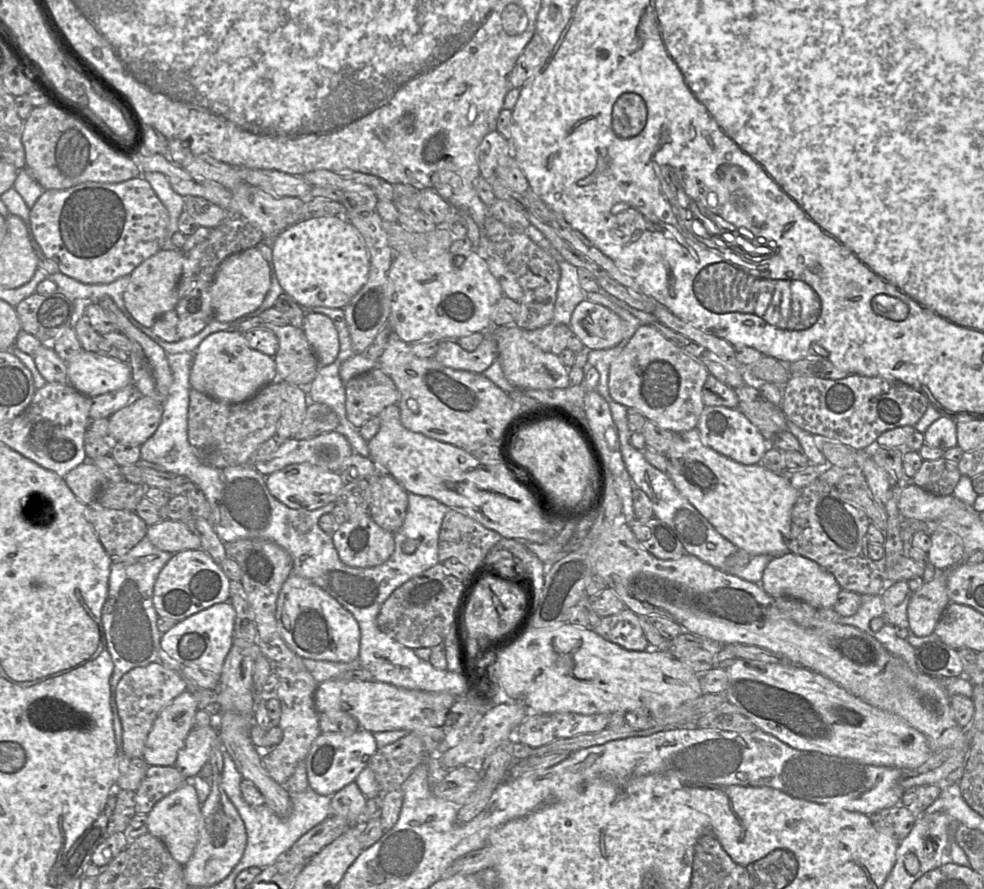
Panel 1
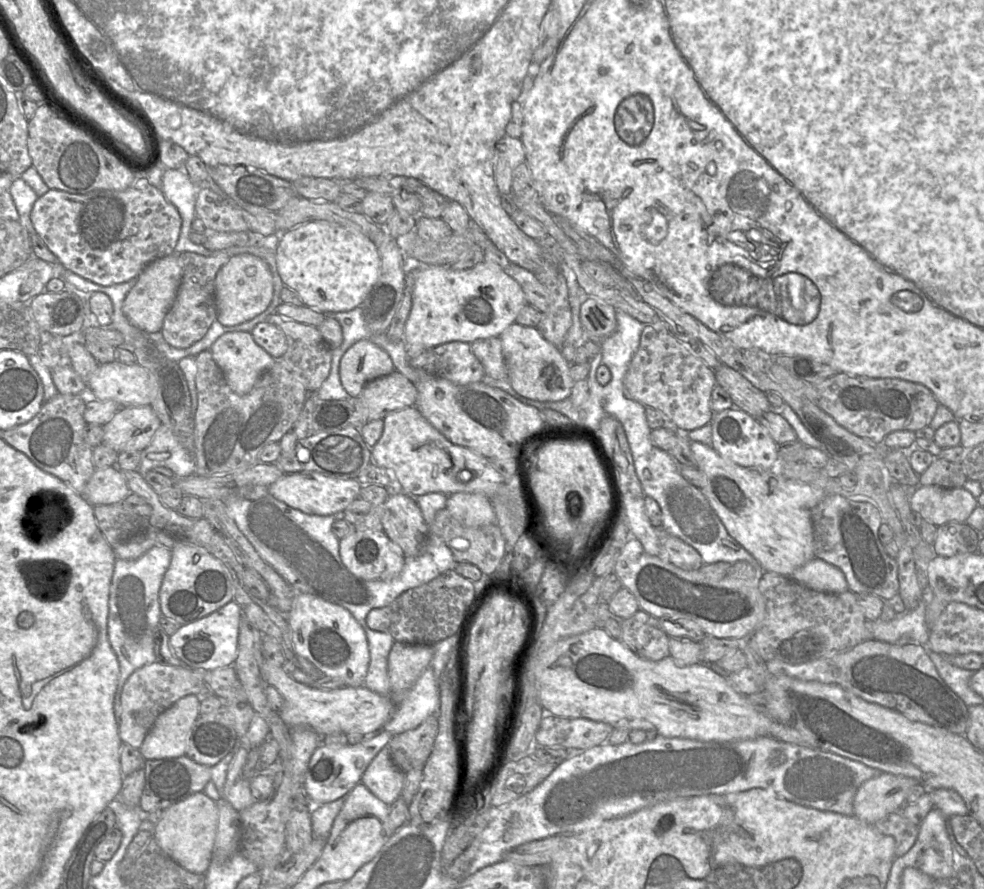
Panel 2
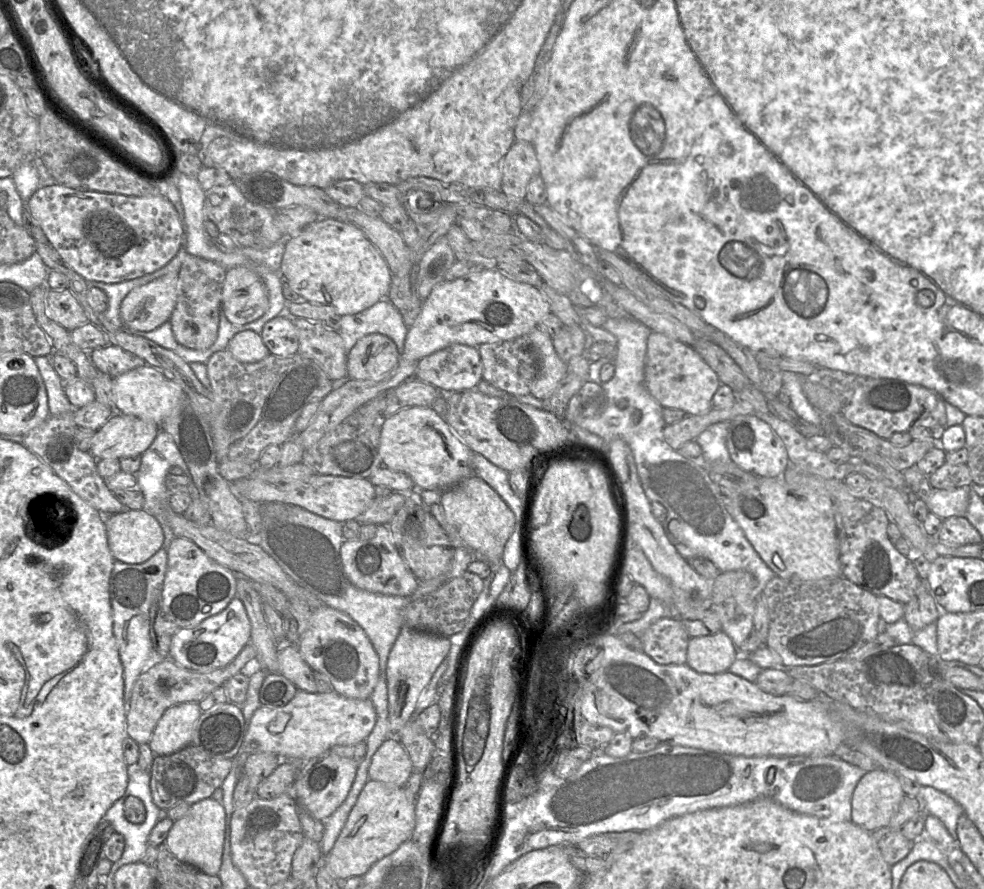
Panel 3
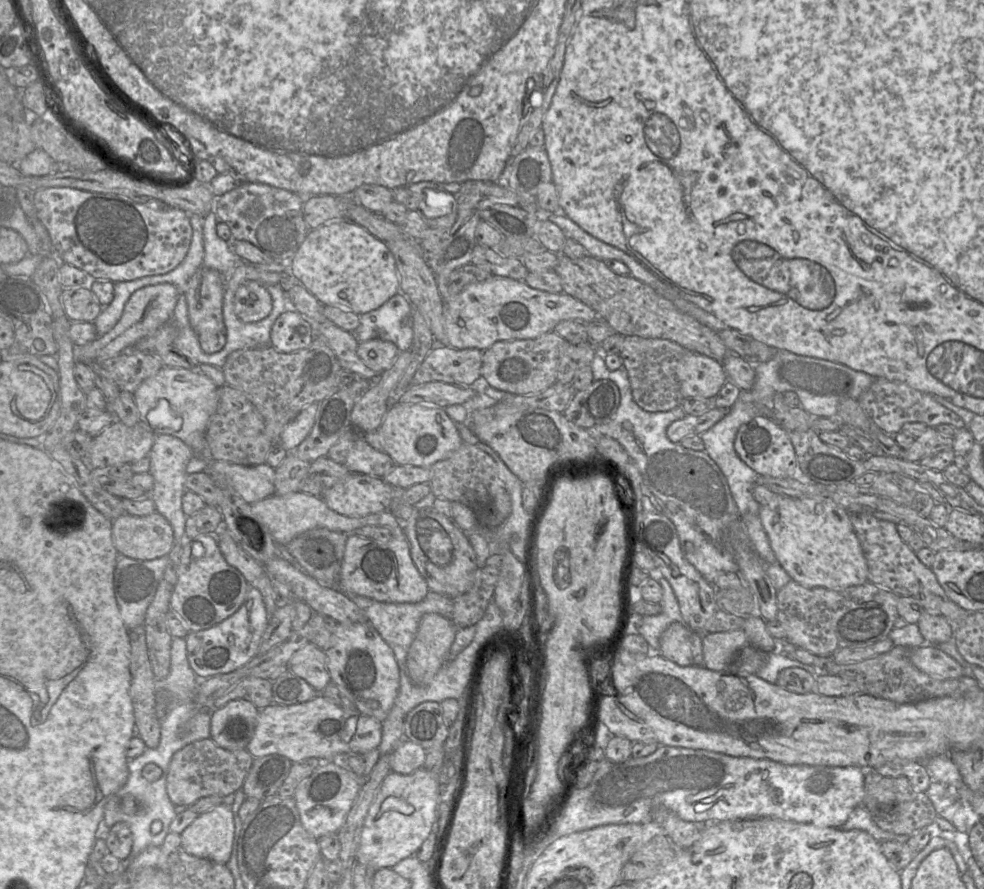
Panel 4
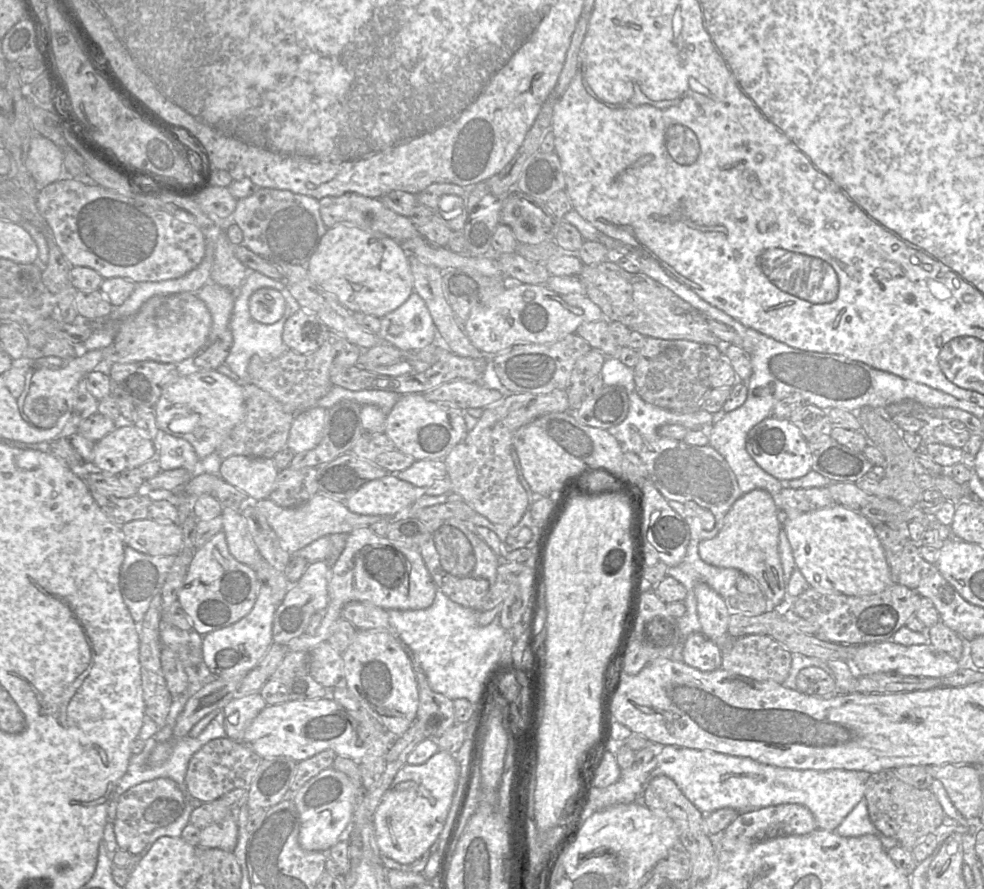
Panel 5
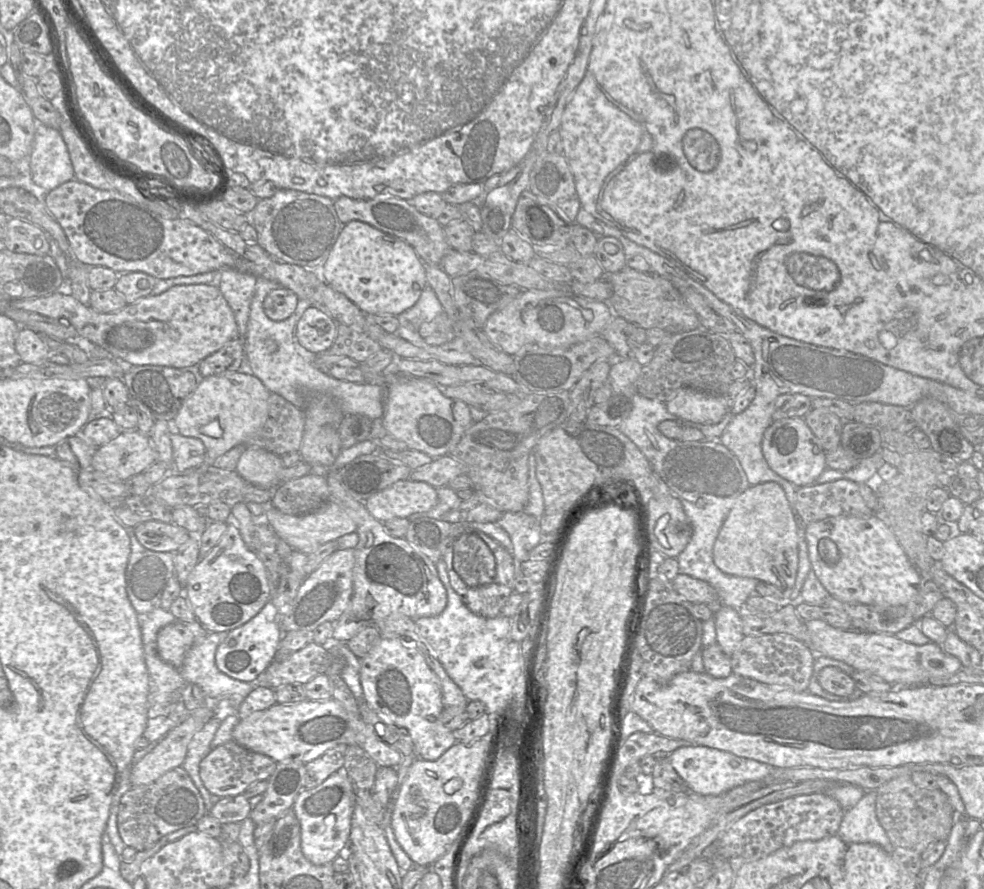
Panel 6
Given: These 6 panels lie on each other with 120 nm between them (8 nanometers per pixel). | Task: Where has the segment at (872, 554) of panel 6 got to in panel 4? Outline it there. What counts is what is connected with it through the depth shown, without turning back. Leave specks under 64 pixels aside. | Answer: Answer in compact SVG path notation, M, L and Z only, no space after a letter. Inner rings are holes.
M824 497L782 498L778 505L760 505L759 518L767 534L777 563L791 580L806 588L844 590L868 582L868 567L860 542L854 532L850 513Z

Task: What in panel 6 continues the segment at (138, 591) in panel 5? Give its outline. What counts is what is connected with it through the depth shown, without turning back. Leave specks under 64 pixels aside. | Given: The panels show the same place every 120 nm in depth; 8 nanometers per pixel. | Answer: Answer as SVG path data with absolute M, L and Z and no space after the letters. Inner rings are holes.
M133 527L124 528L130 540L130 556L125 570L126 591L132 607L141 618L159 606L163 590L174 574L174 553L145 548L136 538Z

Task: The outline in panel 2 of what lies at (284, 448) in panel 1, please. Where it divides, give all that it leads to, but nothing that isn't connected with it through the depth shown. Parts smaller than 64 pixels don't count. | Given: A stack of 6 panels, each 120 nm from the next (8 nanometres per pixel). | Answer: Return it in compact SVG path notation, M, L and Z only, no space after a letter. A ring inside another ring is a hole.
M345 427L310 434L300 440L291 453L281 454L273 464L284 474L319 472L331 478L356 479L371 463L371 448L364 442L360 429Z

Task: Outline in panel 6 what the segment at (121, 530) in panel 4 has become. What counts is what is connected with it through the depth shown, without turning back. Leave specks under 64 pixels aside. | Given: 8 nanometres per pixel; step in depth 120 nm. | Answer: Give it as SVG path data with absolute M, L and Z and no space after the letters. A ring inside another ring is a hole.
M157 520L138 524L134 533L145 548L156 552L175 553L190 537L186 529Z

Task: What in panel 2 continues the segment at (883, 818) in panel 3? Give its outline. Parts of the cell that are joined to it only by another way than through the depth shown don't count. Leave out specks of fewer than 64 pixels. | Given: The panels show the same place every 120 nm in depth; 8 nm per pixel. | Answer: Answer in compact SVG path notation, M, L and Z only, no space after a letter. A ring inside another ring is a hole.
M880 773L863 783L857 790L853 802L853 814L859 820L874 825L889 814L901 811L911 788L919 784L915 779L891 773Z

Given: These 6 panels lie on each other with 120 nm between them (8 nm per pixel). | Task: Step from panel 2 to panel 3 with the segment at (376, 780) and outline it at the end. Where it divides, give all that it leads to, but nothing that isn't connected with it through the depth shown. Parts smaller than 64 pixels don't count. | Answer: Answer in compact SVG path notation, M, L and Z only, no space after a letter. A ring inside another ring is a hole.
M391 736L373 755L369 778L390 786L404 787L413 771L413 764L406 748L397 736Z

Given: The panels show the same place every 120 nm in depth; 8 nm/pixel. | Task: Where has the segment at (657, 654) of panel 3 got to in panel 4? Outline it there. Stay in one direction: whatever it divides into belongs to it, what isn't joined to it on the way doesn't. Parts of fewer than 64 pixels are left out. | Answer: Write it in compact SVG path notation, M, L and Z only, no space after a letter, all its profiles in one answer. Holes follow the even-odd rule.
M674 622L662 633L658 652L679 666L703 666L702 634L690 629L684 622Z

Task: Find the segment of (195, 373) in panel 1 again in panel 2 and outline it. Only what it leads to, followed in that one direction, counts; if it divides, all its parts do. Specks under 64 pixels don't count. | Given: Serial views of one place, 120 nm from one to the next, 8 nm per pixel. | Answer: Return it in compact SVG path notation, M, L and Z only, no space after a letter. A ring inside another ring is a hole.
M250 332L225 333L212 344L209 350L222 370L227 384L239 395L250 392L258 378L275 363L275 359L254 341Z

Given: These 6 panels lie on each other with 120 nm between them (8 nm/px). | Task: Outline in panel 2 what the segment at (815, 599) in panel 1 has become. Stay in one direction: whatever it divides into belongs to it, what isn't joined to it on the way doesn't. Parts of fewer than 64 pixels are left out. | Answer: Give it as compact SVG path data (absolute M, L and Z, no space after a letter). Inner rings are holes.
M818 558L798 567L790 578L819 592L842 593L849 590L842 571Z

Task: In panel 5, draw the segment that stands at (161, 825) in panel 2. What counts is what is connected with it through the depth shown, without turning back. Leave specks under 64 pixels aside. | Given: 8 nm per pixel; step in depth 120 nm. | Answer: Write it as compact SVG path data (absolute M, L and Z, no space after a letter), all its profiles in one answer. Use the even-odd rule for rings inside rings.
M236 815L201 829L199 843L202 848L218 848L232 852L237 843Z

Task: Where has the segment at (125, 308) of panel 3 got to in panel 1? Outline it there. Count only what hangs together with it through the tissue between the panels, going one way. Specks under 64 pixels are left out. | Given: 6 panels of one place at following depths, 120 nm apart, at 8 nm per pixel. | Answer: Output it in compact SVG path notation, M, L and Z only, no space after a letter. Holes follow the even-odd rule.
M159 250L143 261L130 274L130 282L123 294L129 314L141 325L151 328L162 314L173 310L178 302L177 286L183 269L182 250Z

